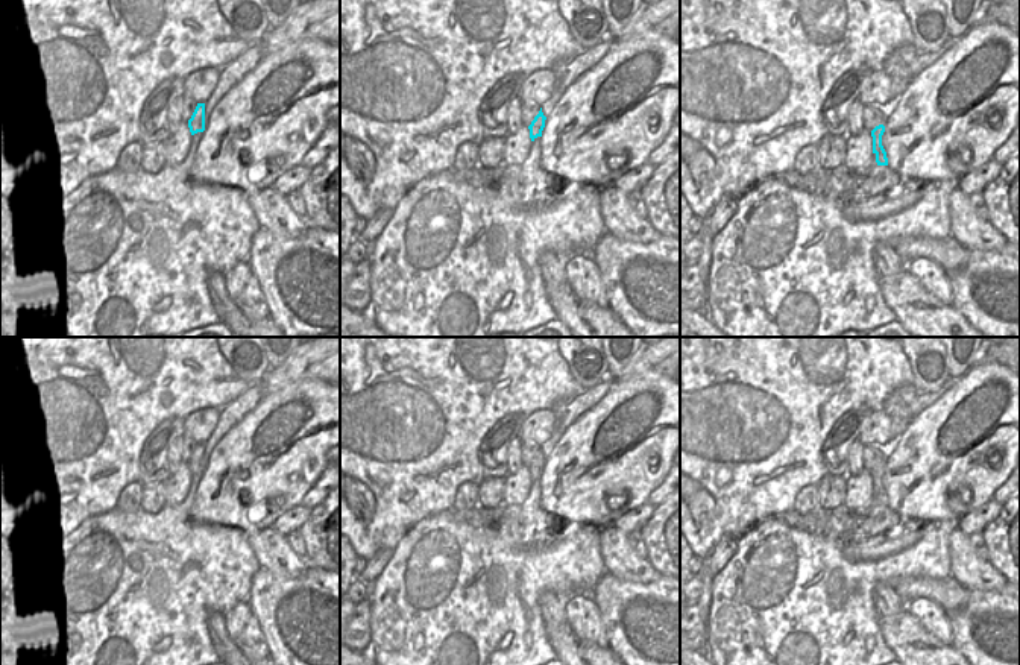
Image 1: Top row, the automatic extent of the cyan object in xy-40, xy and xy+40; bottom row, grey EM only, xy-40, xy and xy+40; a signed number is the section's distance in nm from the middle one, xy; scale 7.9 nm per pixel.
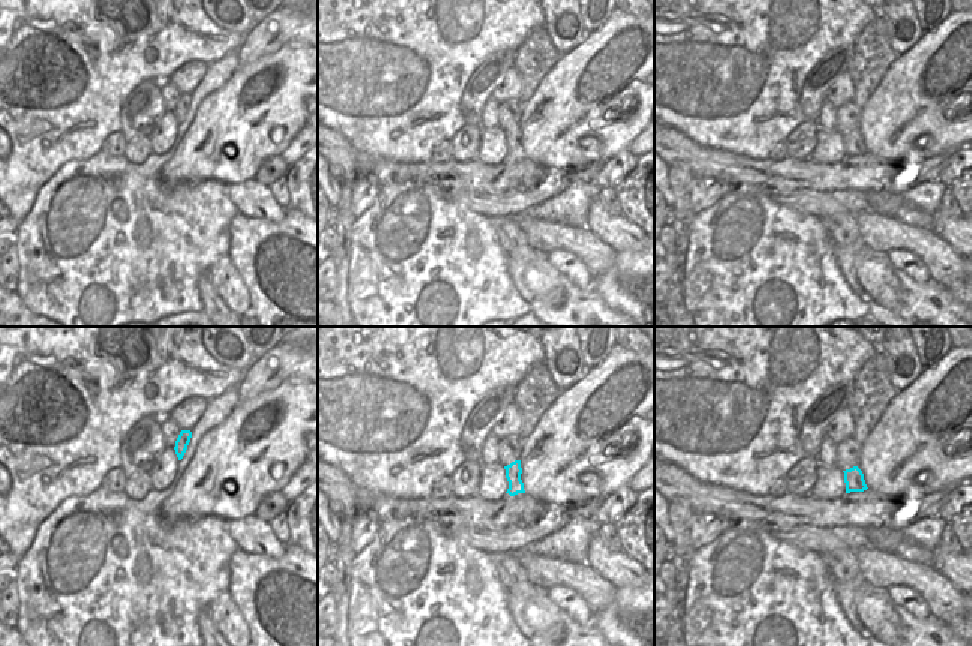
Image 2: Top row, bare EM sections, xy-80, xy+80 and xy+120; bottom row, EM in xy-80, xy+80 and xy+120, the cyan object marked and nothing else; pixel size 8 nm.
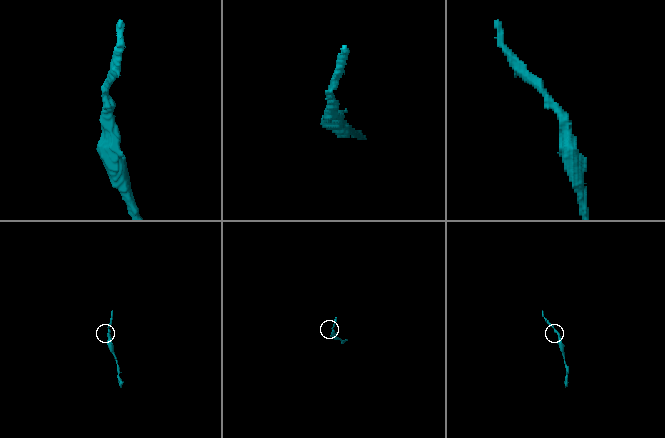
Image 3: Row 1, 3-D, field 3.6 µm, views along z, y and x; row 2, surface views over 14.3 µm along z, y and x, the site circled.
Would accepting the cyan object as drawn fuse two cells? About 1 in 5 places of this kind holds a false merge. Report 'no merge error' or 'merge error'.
no merge error

